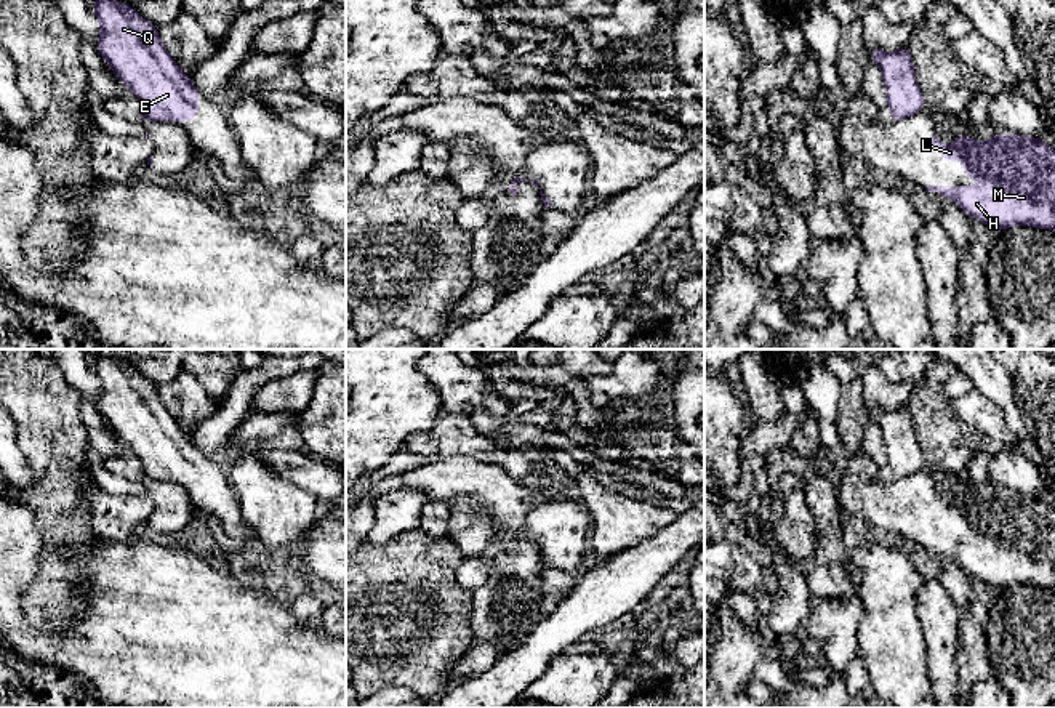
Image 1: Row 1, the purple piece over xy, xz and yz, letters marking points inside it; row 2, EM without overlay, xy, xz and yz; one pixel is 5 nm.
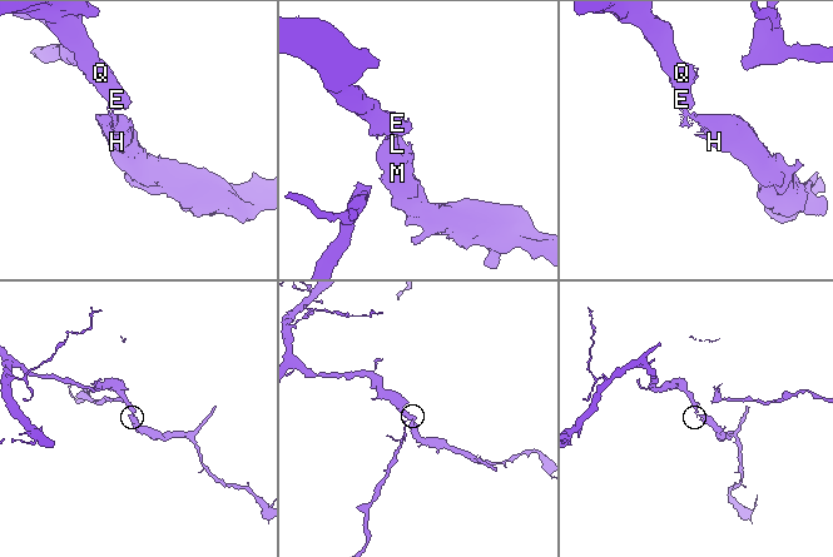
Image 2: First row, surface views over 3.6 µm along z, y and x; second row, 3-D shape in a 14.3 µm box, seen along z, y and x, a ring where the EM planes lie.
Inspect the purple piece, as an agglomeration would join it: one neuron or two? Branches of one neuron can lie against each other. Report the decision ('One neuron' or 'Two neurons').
Two neurons

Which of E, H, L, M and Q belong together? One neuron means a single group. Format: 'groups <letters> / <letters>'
groups E Q / H L M

